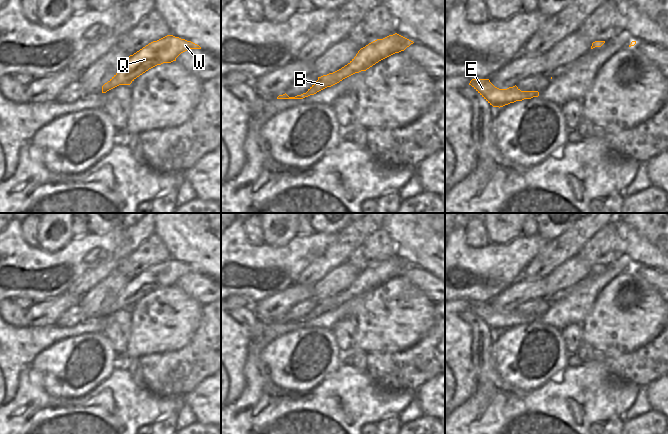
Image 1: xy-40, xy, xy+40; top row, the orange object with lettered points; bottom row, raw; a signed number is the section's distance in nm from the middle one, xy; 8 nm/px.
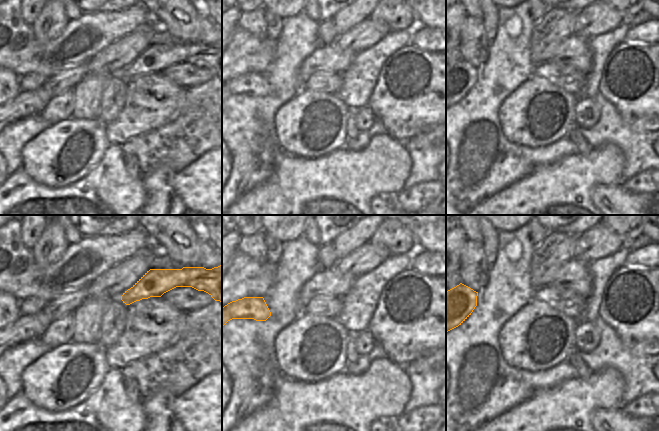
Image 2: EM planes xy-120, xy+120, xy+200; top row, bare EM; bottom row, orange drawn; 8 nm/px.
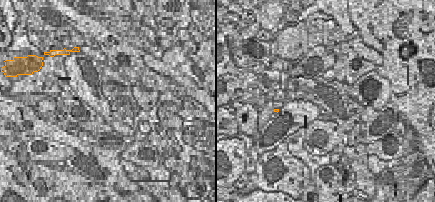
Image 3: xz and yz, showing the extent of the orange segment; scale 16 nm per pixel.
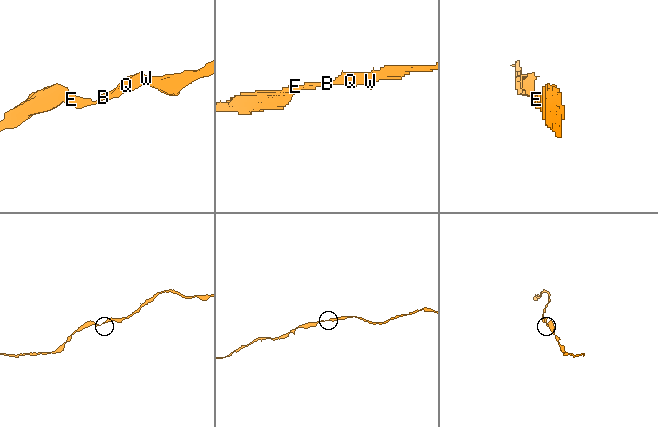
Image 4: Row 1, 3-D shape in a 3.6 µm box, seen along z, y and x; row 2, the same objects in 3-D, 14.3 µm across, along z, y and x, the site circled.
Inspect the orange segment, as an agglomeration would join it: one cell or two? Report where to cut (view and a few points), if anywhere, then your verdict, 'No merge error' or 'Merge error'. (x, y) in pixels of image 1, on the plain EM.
No split. No merge error.

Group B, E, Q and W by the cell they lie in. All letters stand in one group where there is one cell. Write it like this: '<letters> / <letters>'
B E Q W

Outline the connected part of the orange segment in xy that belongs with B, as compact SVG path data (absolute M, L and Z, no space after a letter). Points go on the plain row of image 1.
M395 257L383 263L377 263L361 272L356 280L341 293L318 301L318 304L308 313L306 317L289 321L286 317L279 319L277 323L303 323L317 316L331 311L343 303L361 295L366 295L379 285L401 275L404 275L414 266Z

